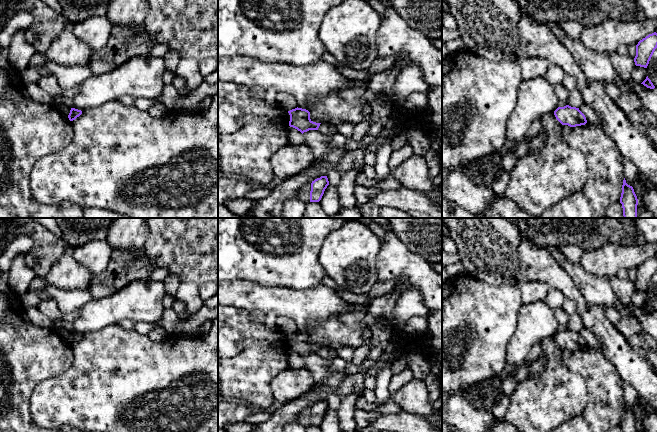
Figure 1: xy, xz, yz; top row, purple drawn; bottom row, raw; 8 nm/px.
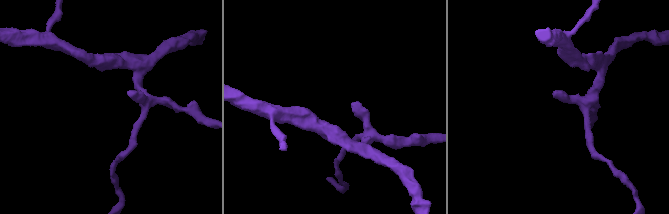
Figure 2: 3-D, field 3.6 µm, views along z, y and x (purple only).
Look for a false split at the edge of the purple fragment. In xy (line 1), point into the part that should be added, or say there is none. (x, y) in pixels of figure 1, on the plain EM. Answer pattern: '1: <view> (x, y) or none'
1: none

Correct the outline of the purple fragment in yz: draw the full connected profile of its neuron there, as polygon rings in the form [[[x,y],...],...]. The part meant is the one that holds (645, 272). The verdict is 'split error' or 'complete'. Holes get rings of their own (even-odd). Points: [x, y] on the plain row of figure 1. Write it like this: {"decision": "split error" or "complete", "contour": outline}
{"decision": "complete", "contour": [[[657,257],[649,258],[636,269],[636,280],[634,286],[636,290],[647,292],[649,285],[657,272]]]}

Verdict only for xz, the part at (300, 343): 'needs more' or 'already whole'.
already whole

